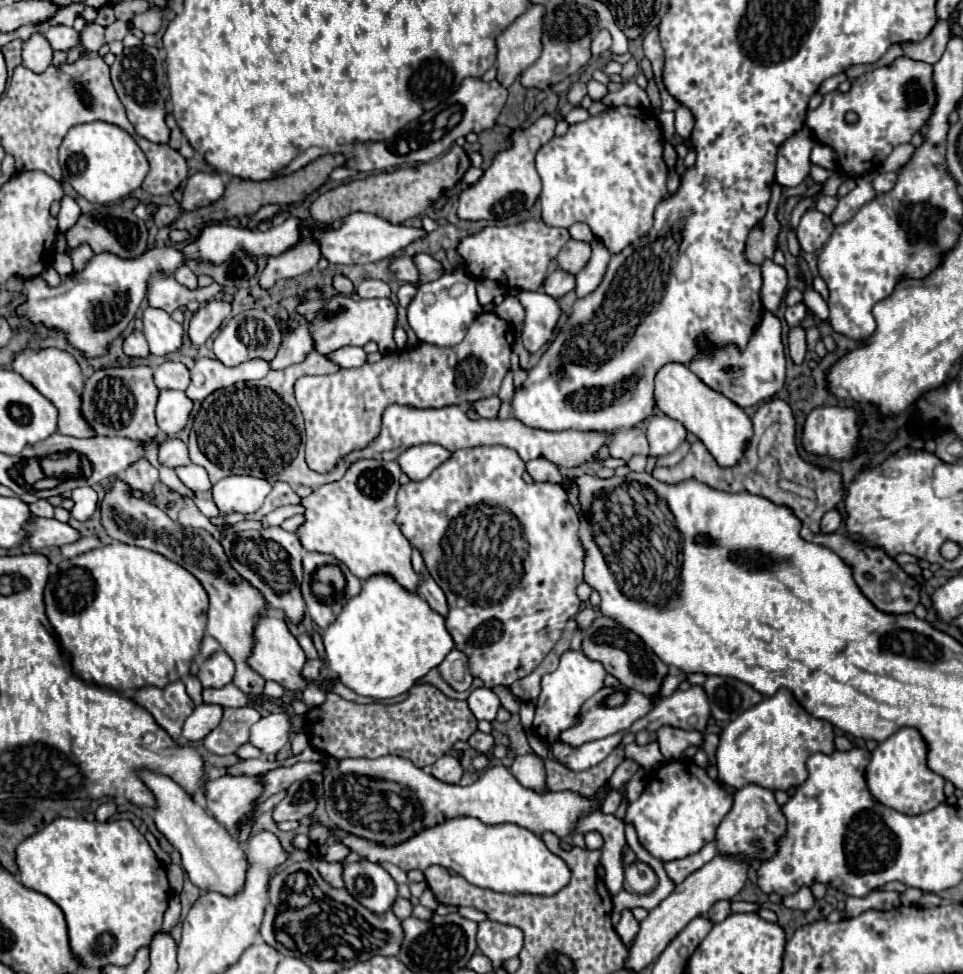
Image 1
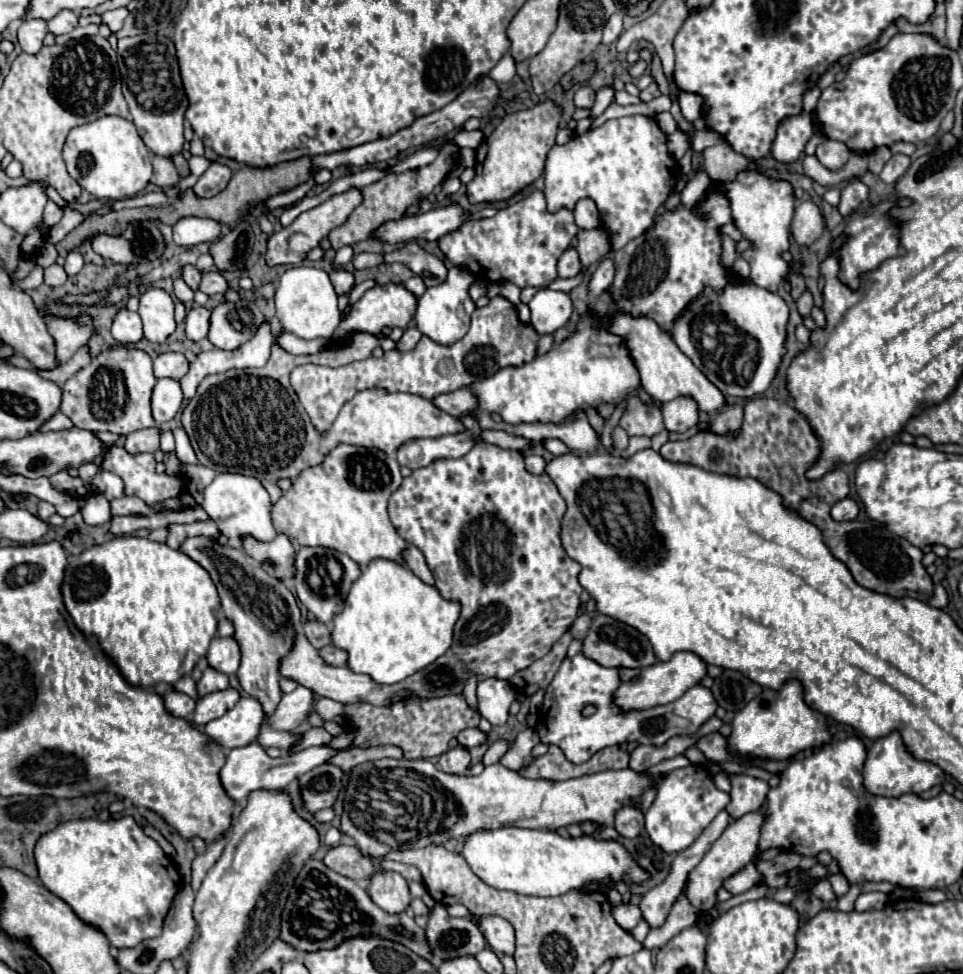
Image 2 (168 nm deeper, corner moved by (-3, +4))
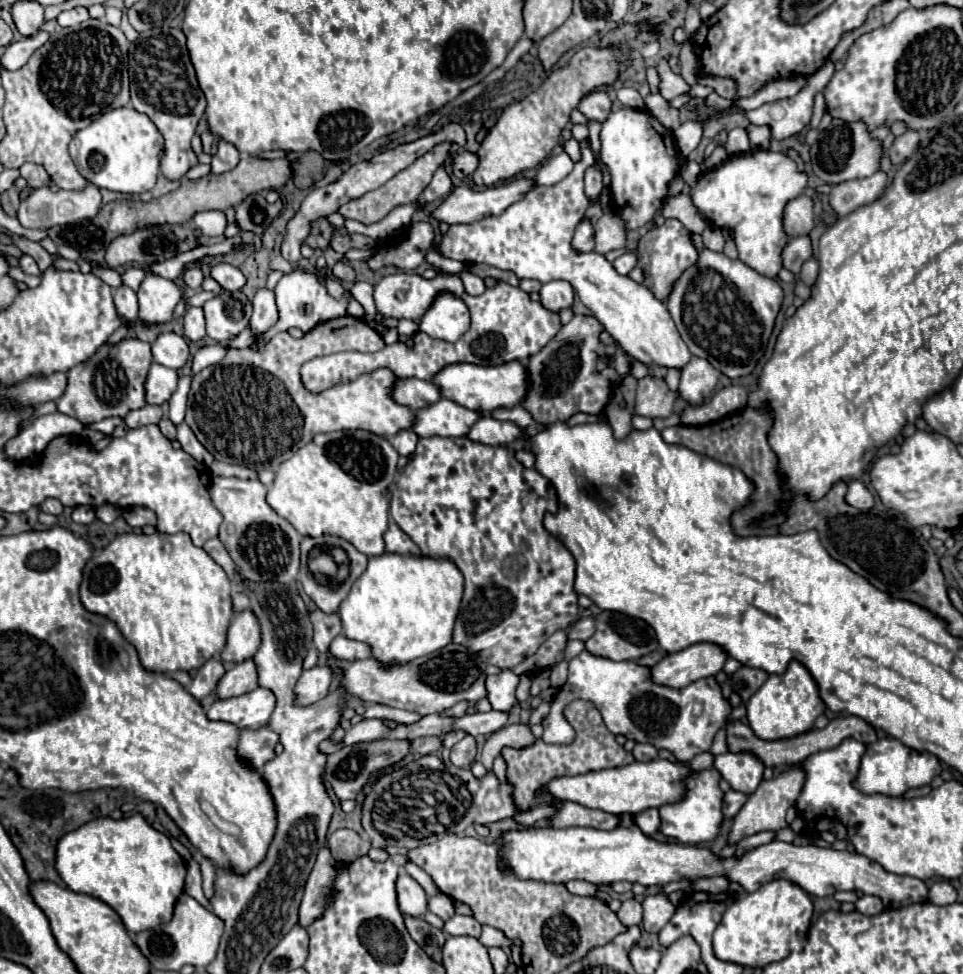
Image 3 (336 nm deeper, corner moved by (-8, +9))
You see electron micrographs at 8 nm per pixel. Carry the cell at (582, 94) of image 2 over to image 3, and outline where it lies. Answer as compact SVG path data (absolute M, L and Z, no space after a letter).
M595 90L591 92L587 98L583 98L583 102L579 104L579 112L591 122L605 122L611 114L611 100L603 90Z

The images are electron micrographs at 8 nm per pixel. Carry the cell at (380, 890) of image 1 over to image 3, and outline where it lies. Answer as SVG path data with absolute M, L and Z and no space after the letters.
M405 870L399 872L397 894L399 894L399 908L403 910L403 914L419 918L427 912L427 894L425 894L425 890Z

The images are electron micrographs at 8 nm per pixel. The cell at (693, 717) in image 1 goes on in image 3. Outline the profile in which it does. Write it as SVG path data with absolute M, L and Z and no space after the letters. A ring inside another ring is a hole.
M583 650L569 662L569 678L563 684L561 692L551 702L551 712L543 720L543 740L547 744L571 744L575 732L571 724L563 718L563 708L573 700L589 700L601 712L605 726L613 734L623 734L635 742L647 742L655 748L669 750L679 762L689 762L693 756L707 752L713 744L713 736L719 728L725 726L731 704L723 698L721 686L715 676L701 678L691 682L685 688L669 688L655 684L651 680L651 668L637 664L635 660L609 660L599 658ZM699 700L705 704L703 716L693 716L693 702Z

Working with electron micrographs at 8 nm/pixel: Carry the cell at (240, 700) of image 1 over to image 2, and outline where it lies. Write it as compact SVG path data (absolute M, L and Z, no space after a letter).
M204 667L204 675L198 681L198 695L200 697L214 693L214 691L224 691L228 687L230 687L230 679L226 675L214 671L212 667Z

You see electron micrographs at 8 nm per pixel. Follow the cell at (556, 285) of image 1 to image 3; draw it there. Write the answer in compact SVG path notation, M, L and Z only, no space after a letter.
M583 218L579 222L579 226L575 228L575 236L573 236L573 246L579 252L591 252L595 248L595 240L593 240L593 224Z

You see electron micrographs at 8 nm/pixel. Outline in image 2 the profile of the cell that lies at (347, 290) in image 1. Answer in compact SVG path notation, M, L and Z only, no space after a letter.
M336 267L330 273L330 281L332 281L338 295L348 295L352 291L352 287L354 287L354 275L350 271L346 271L346 269L340 269L340 267Z

